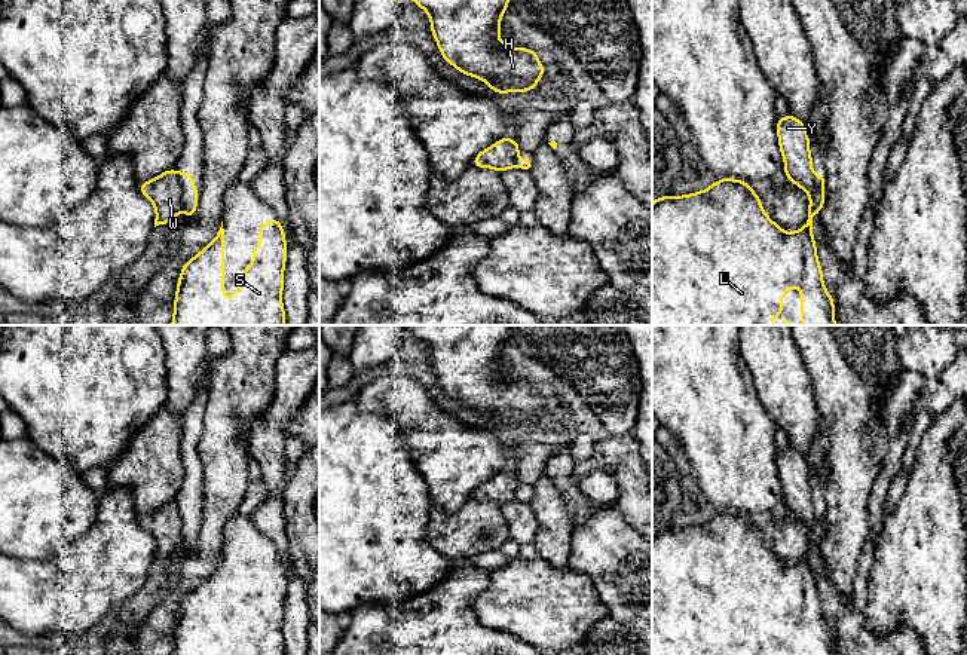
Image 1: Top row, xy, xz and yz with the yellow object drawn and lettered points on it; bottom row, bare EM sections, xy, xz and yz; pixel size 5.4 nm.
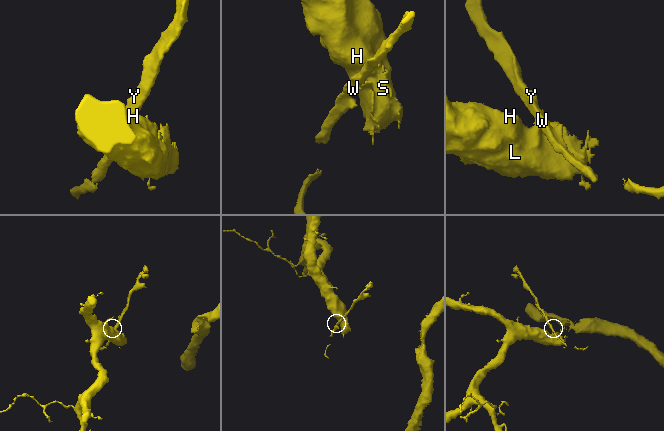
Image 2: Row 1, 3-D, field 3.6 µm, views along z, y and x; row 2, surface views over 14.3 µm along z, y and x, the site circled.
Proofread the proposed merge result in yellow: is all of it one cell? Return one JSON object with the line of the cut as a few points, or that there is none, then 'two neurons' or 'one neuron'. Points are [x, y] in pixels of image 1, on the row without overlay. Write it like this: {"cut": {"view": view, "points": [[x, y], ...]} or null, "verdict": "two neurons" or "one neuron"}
{"cut": {"view": "xy", "points": [[178, 507], [183, 522], [183, 541]]}, "verdict": "two neurons"}

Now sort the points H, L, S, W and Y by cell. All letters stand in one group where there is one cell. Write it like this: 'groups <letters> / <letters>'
groups H L S / W Y

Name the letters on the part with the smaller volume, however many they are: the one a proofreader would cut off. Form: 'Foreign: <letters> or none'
Foreign: W, Y

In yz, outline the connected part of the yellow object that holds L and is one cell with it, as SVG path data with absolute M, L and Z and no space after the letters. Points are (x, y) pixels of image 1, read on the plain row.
M723 509L709 521L683 529L658 529L652 536L652 655L771 655L772 649L783 648L783 627L790 619L801 621L801 655L836 655L833 651L835 633L823 616L823 603L817 590L817 576L813 569L813 550L823 541L823 527L817 524L808 538L808 553L796 564L787 566L771 553L762 541L761 529L743 512Z

